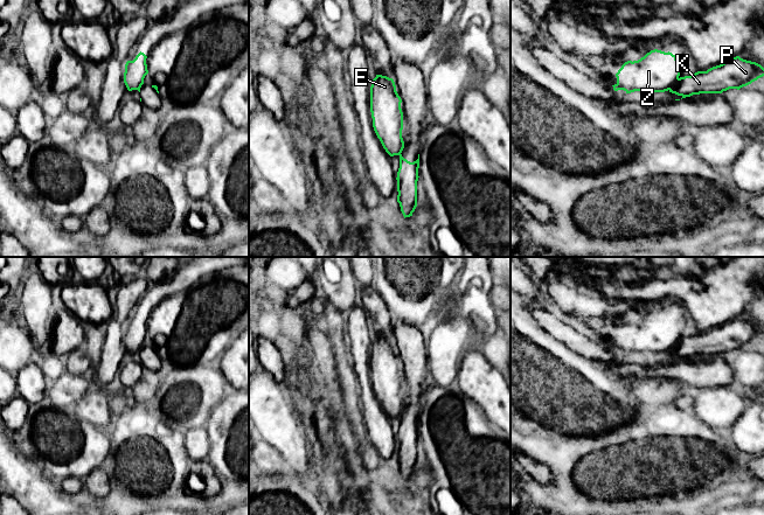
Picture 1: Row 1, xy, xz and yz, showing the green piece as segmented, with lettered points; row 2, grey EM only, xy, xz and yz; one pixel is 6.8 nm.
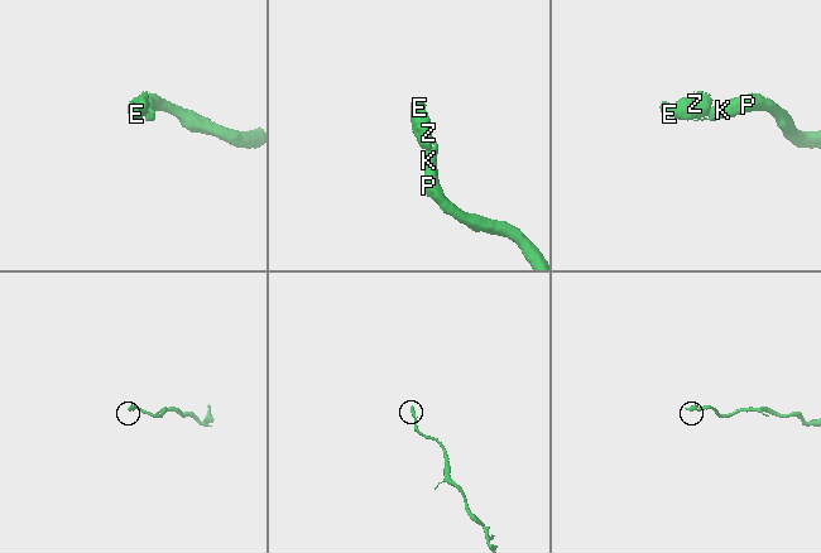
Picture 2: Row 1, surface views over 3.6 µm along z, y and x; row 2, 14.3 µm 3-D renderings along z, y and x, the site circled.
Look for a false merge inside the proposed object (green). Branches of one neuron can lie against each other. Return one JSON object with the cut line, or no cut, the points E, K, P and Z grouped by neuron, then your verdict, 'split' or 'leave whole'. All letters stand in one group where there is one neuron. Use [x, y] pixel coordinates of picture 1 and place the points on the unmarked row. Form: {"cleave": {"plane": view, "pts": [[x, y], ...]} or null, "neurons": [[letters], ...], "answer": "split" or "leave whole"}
{"cleave": {"plane": "yz", "pts": [[679, 340], [669, 352]]}, "neurons": [["E", "Z"], ["K", "P"]], "answer": "split"}

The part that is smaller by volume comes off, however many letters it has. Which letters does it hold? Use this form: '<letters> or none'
E, Z

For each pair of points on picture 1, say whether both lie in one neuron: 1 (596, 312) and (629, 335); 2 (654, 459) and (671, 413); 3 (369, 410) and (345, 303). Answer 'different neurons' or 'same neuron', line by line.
1: same neuron
2: same neuron
3: different neurons

